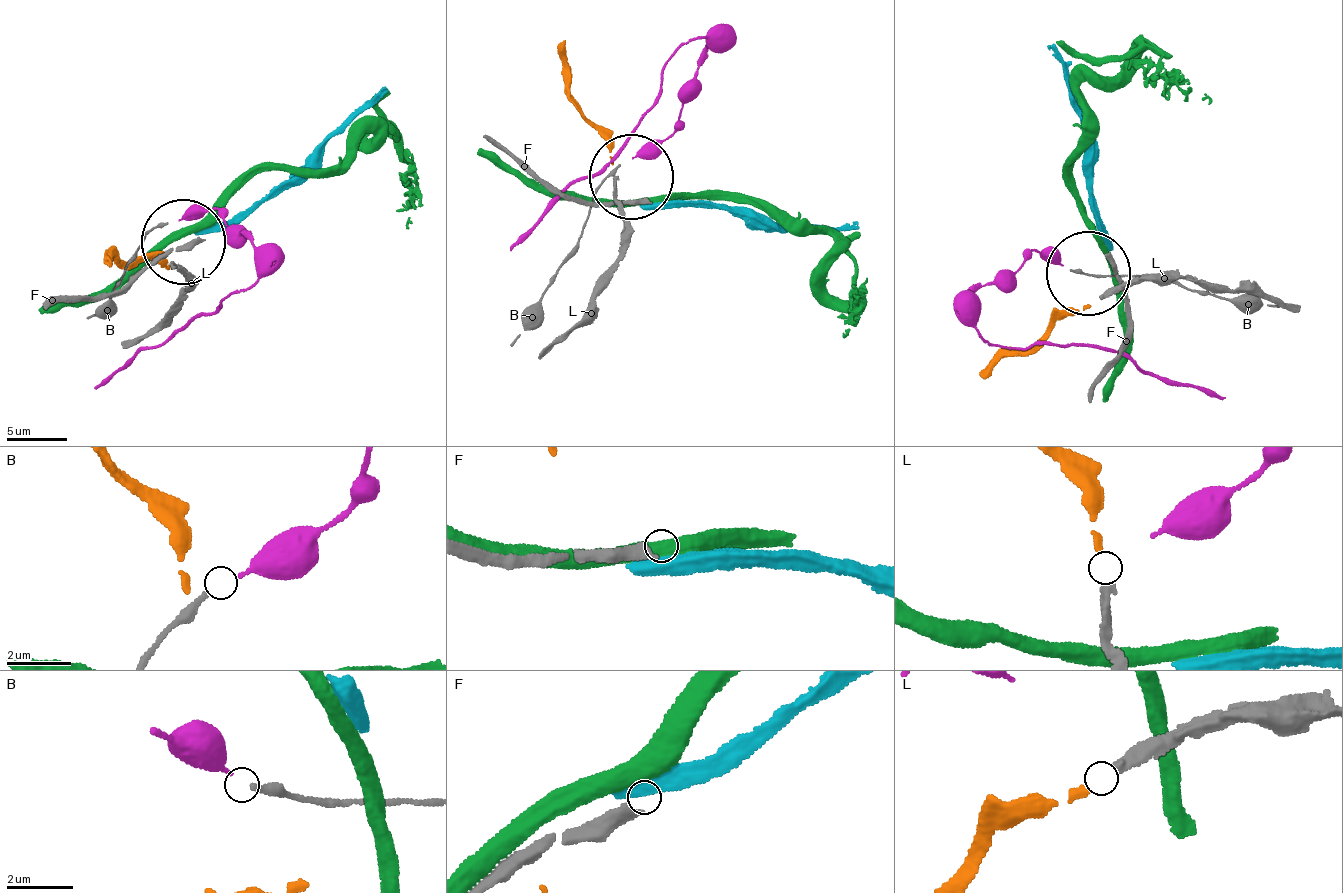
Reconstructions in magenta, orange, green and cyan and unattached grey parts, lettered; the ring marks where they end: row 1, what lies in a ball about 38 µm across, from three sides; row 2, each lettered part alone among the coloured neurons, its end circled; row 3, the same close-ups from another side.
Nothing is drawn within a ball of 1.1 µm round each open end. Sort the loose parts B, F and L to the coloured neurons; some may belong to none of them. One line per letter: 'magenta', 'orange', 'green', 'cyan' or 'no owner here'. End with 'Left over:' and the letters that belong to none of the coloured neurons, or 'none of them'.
B: magenta
F: no owner here
L: orange
Left over: F

